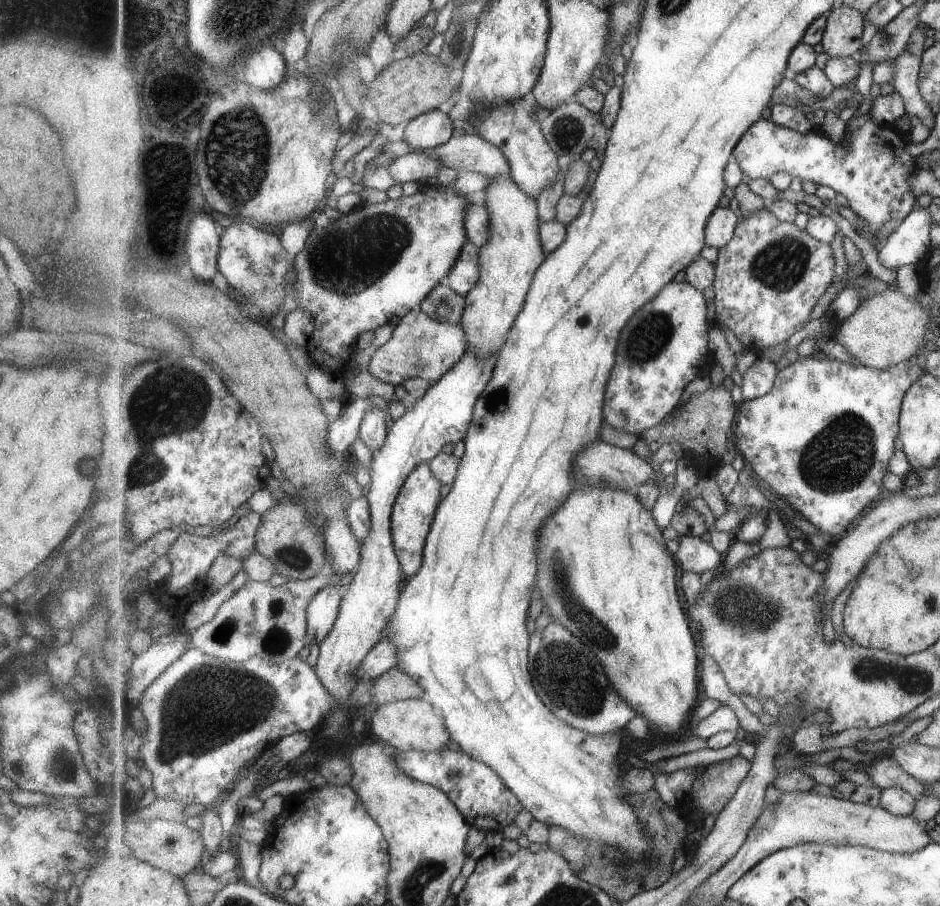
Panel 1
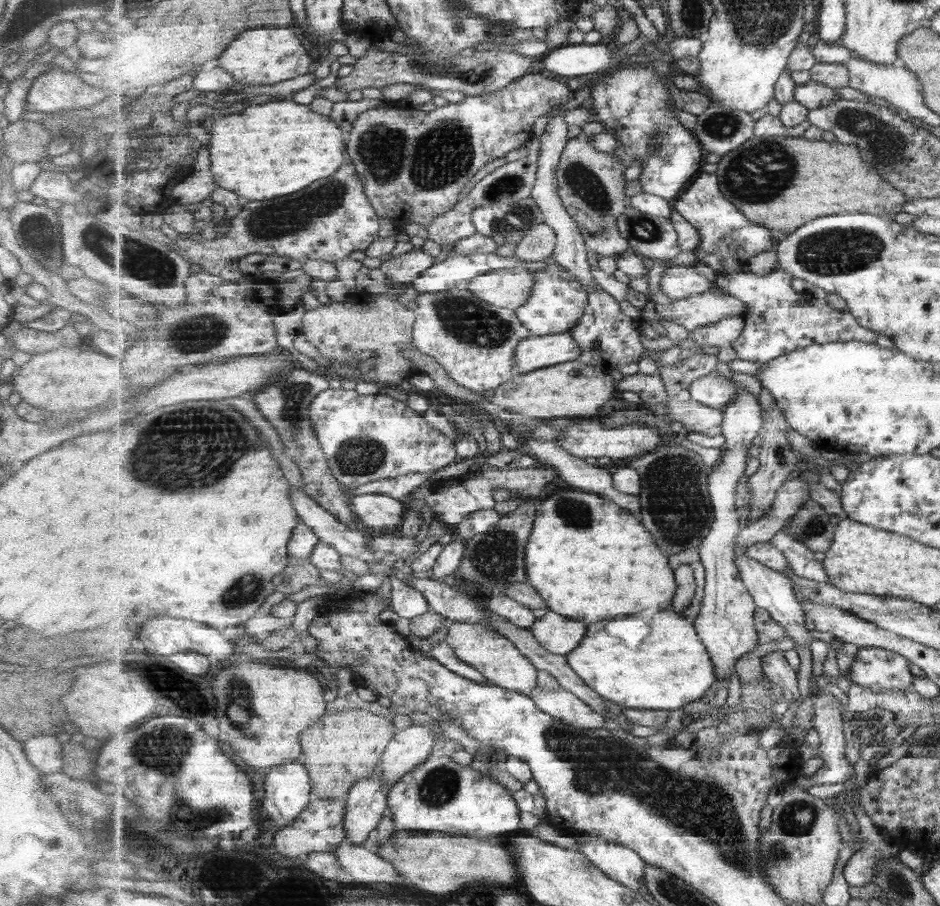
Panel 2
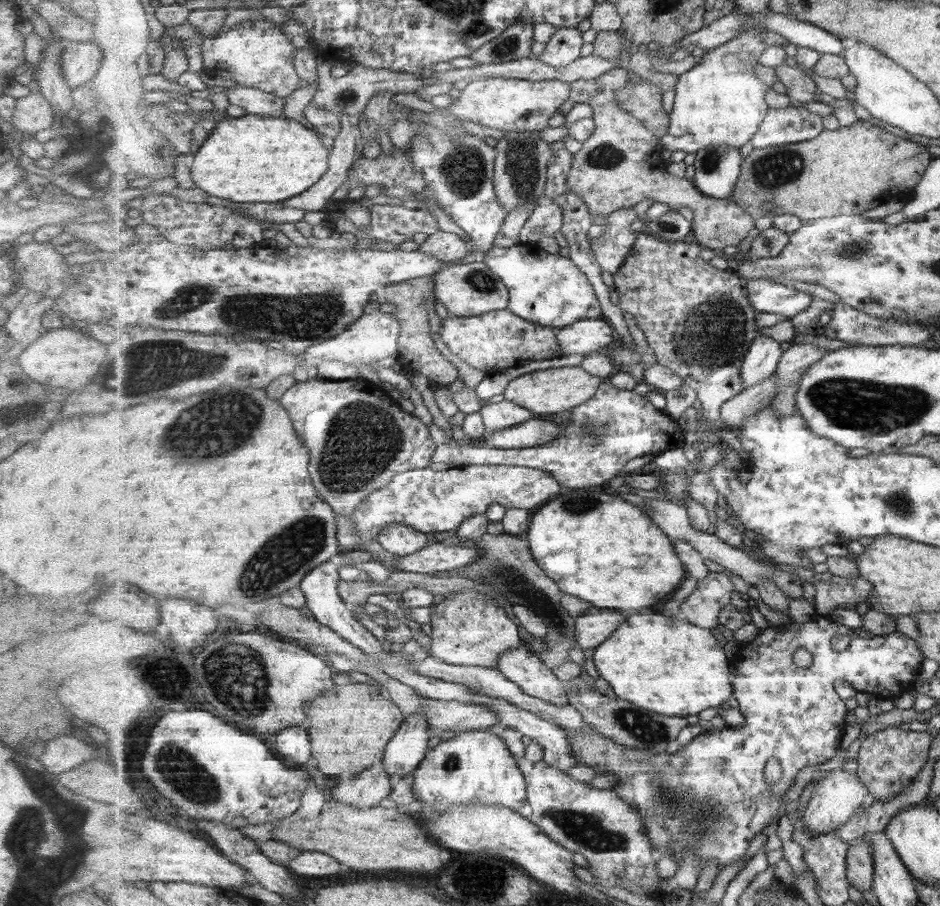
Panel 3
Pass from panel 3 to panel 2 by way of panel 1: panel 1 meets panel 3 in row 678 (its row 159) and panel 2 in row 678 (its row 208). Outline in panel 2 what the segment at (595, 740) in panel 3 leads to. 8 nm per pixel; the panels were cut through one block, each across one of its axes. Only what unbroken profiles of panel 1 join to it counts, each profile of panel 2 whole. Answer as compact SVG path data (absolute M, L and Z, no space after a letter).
M859 648L850 666L855 683L882 693L894 688L912 689L915 676L904 656L882 648Z

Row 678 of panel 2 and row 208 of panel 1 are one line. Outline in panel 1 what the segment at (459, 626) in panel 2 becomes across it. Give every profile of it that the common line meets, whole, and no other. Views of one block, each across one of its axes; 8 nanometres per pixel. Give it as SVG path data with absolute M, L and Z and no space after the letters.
M509 174L489 176L484 193L491 220L489 242L481 247L479 264L482 265L482 276L464 297L466 307L460 324L467 332L468 350L493 356L493 352L500 352L507 343L507 334L514 328L535 274L548 255L539 236L538 201L531 194L523 192Z

